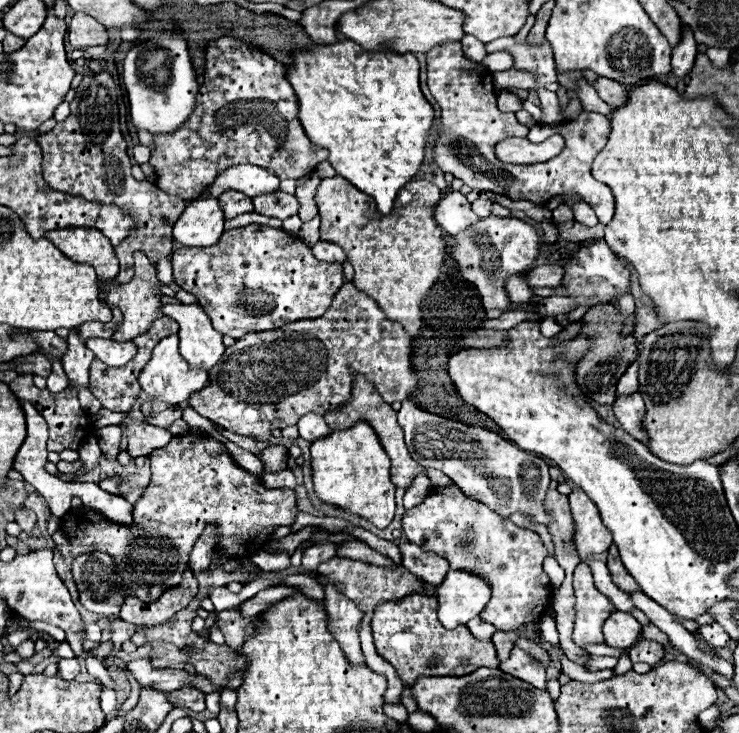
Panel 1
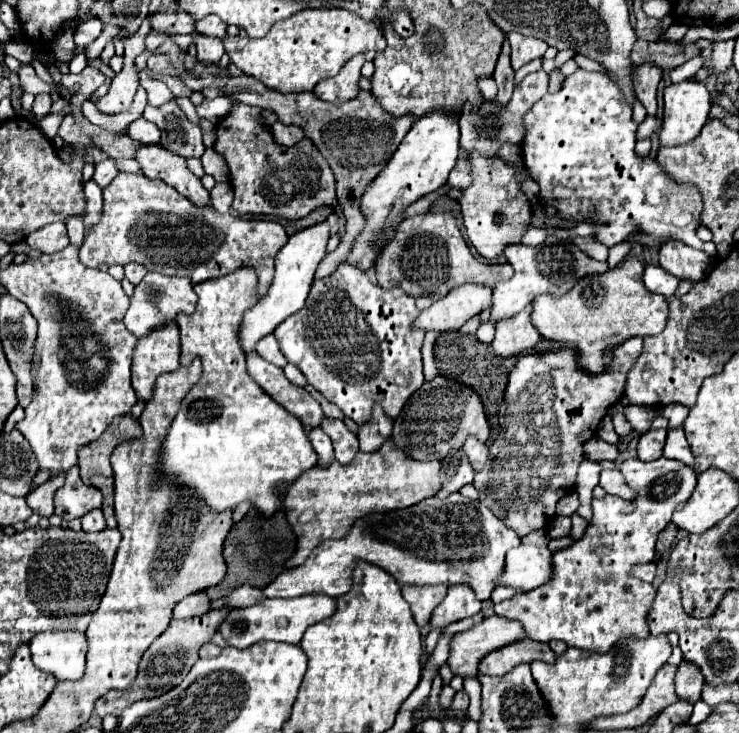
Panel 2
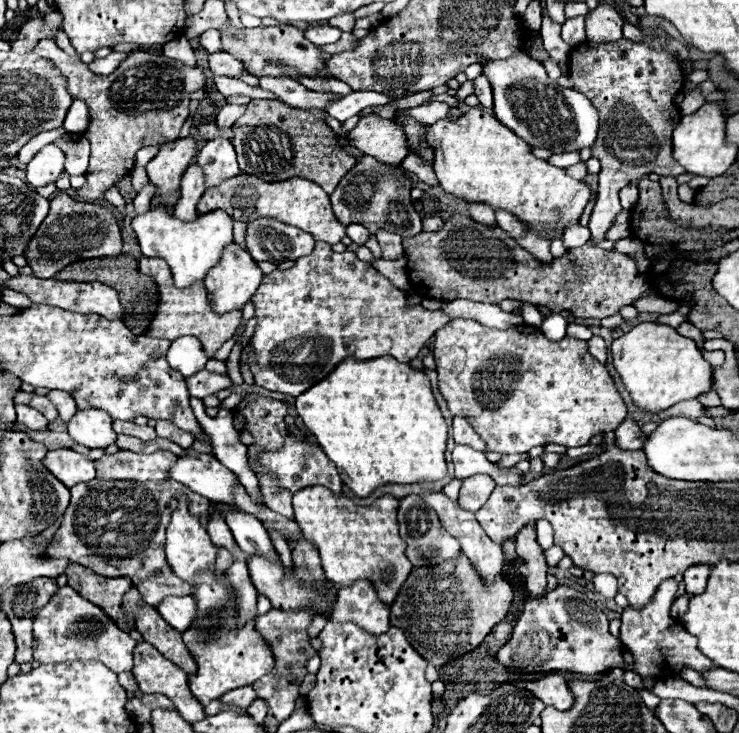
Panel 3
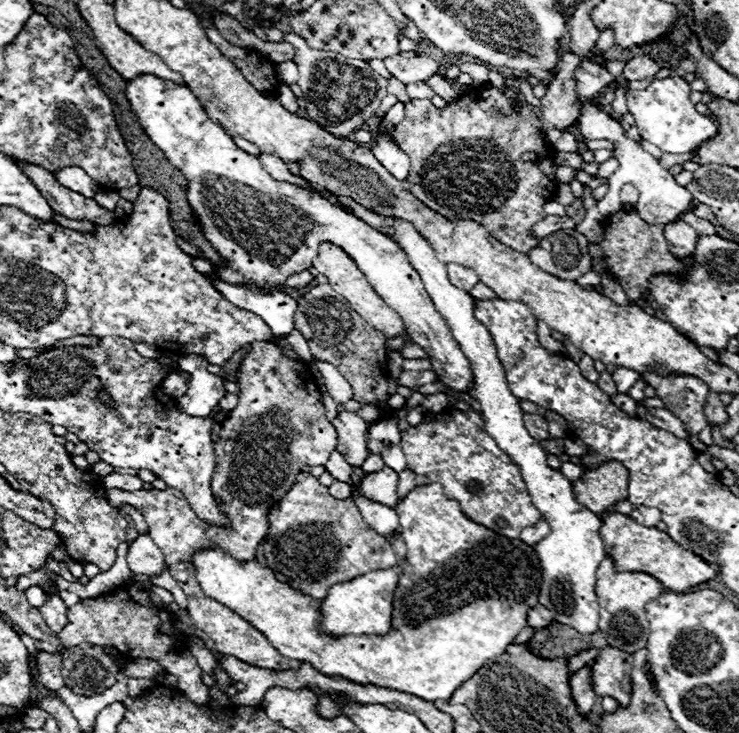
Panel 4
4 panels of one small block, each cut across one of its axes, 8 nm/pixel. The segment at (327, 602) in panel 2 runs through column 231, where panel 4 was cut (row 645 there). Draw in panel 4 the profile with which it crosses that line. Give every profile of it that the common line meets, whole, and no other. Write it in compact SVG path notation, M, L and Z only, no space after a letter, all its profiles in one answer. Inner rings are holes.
M606 556L596 572L596 596L600 604L600 632L604 634L606 642L614 648L622 648L624 652L634 654L638 648L644 648L648 642L648 618L646 618L646 602L660 596L664 592L664 586L650 574L644 572L616 572L612 556Z

